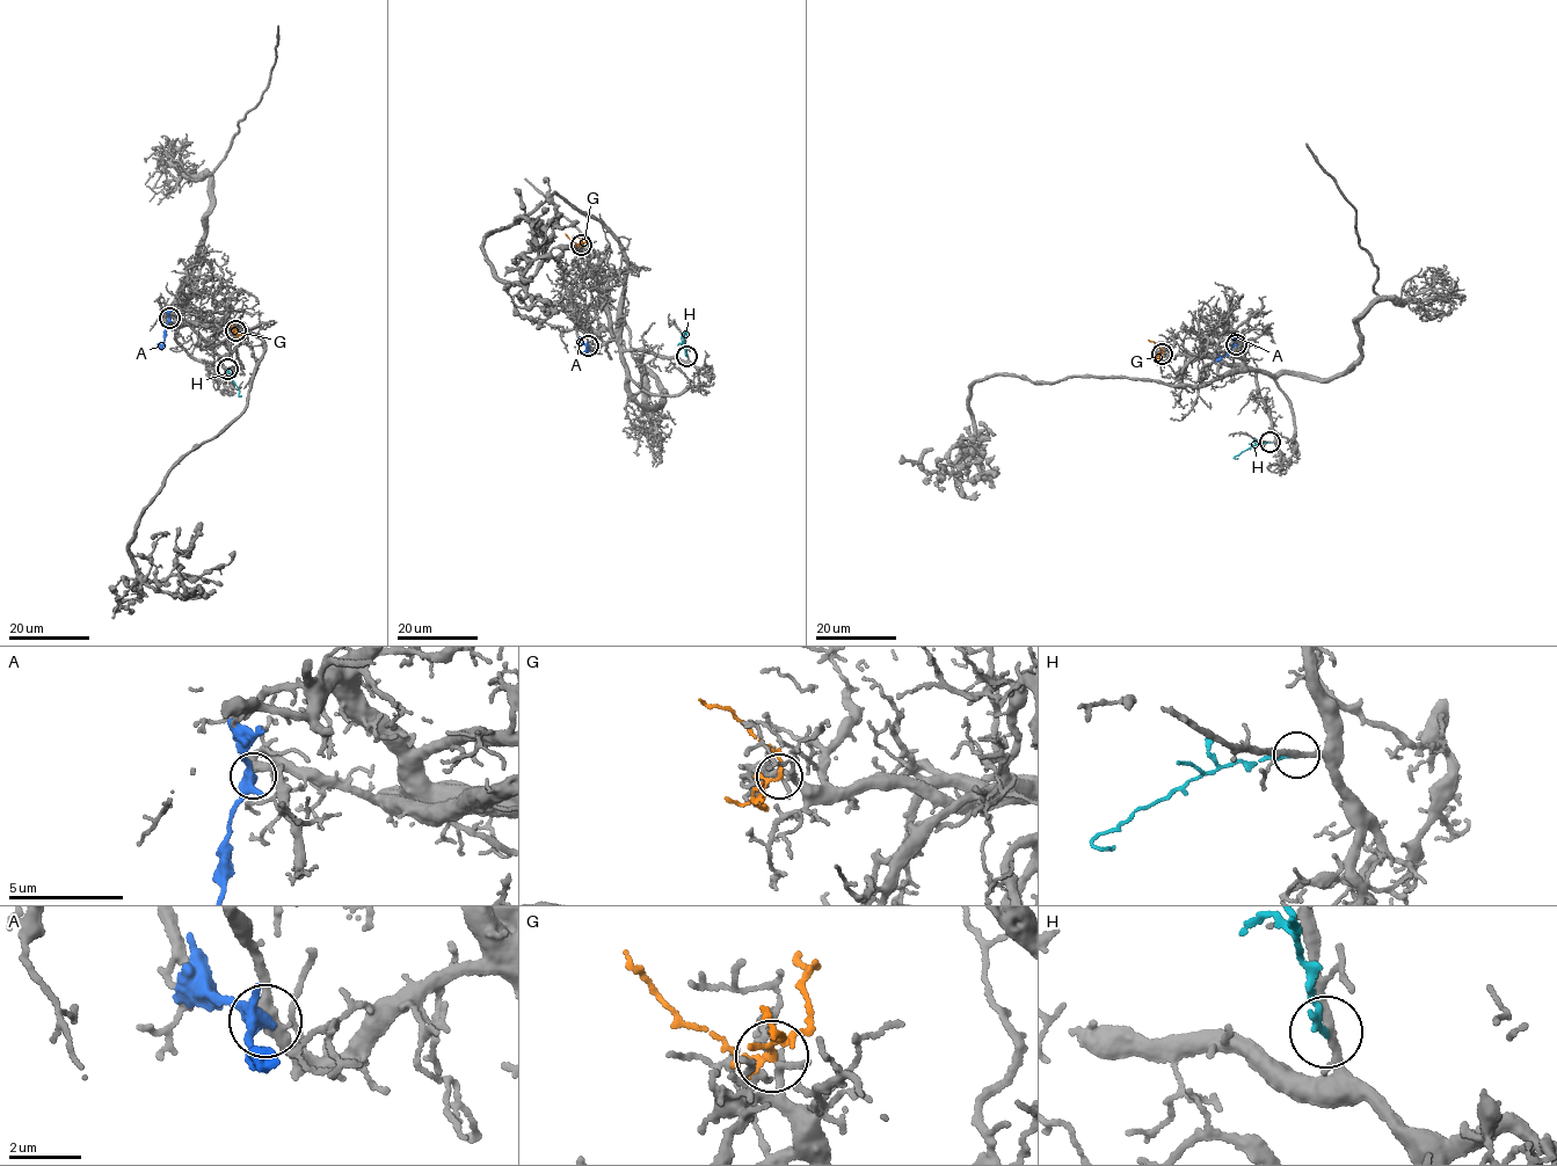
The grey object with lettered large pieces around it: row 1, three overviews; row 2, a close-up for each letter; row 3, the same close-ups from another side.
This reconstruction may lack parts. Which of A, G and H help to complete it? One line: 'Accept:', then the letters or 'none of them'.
Accept: G

